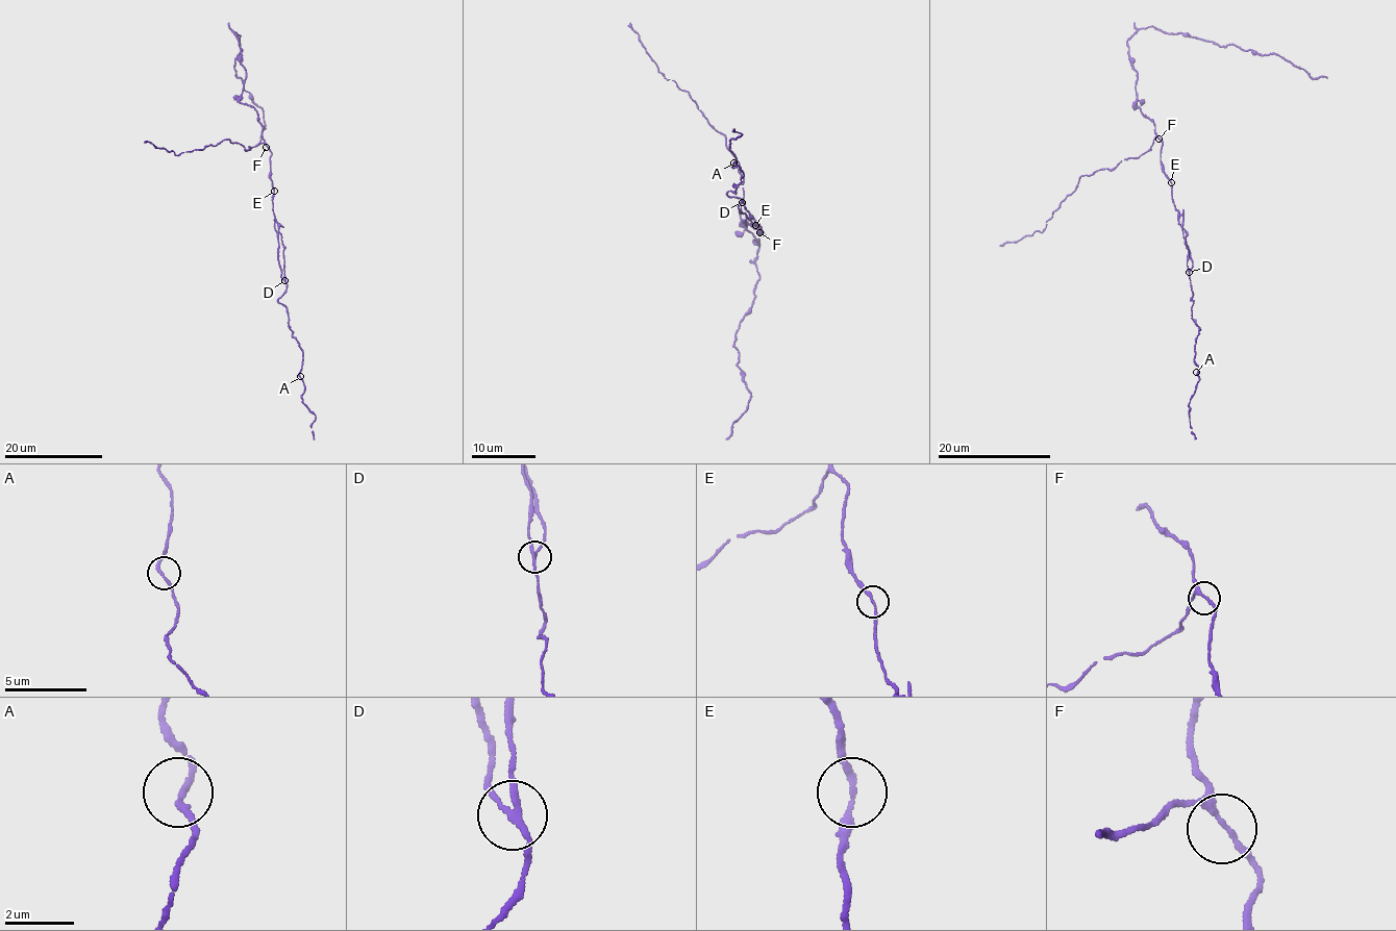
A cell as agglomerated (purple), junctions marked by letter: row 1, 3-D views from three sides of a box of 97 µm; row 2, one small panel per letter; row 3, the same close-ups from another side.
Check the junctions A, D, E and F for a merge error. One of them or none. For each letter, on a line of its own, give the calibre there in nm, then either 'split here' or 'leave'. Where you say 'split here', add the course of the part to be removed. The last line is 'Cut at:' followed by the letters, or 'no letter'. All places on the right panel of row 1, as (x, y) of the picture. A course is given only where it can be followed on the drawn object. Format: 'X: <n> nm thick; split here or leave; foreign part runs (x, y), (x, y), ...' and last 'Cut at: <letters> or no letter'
A: 160 nm thick; leave
D: 150 nm thick; split here; foreign part runs (1189, 273), (1192, 259), (1182, 236), (1182, 209)
E: 160 nm thick; leave
F: 140 nm thick; leave
Cut at: D

